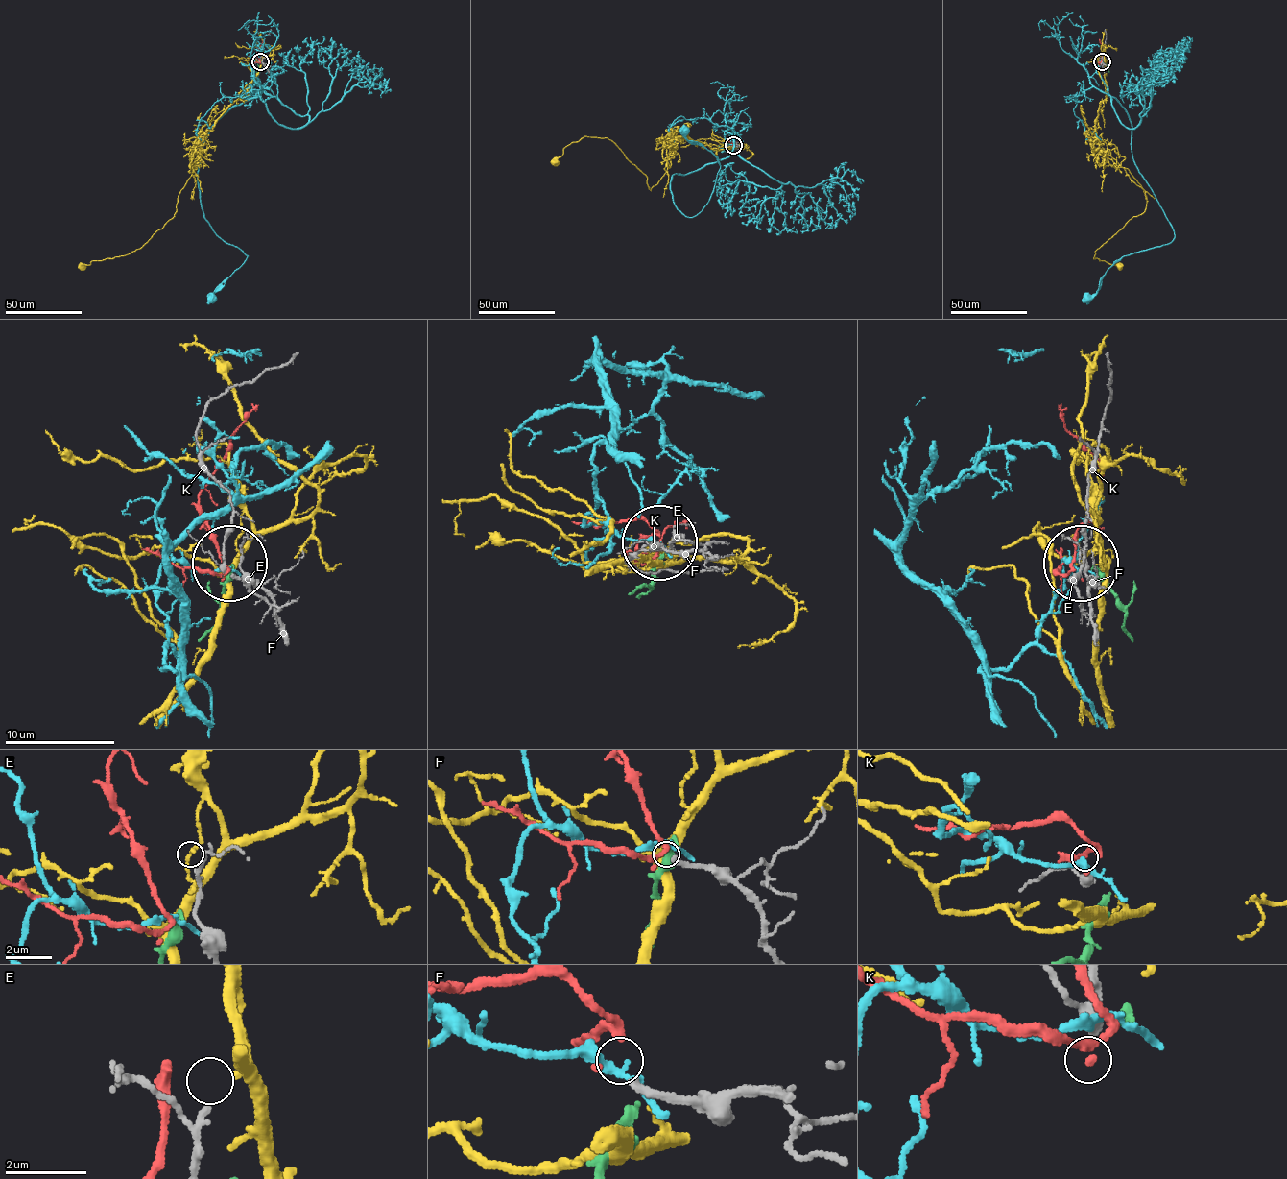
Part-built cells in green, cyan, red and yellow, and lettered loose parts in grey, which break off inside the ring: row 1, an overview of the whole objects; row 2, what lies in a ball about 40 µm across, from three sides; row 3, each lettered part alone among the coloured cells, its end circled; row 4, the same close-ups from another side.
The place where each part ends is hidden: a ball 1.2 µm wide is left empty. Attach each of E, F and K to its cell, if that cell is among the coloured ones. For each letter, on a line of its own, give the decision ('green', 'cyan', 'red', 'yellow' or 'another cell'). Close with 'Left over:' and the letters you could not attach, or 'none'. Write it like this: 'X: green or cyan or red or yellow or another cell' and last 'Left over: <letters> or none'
E: another cell
F: red
K: another cell
Left over: E, K

